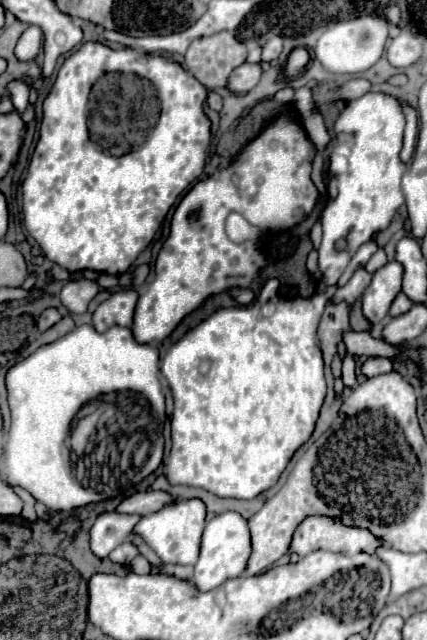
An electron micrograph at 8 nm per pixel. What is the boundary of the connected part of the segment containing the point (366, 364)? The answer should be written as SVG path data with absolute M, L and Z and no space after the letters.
M367 357L363 363L361 363L361 373L365 377L375 377L375 375L381 375L381 373L387 373L393 369L393 361L389 359L383 359L383 357Z

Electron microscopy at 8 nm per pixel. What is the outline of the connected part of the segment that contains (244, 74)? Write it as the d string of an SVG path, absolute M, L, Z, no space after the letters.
M243 63L231 73L229 89L235 93L247 93L261 81L261 75L263 75L263 69L259 63Z

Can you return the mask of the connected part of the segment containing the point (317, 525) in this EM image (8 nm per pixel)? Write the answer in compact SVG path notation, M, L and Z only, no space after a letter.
M307 517L295 531L291 549L305 557L311 551L329 549L339 553L375 553L375 549L381 545L381 539L375 539L367 529L357 527L345 527L339 521L333 521L329 517Z

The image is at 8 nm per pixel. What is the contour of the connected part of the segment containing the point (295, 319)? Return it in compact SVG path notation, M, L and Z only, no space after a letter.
M329 287L323 295L313 295L309 299L271 299L267 303L255 301L253 305L239 305L231 308L222 308L215 311L209 319L201 321L195 329L191 329L181 341L177 341L165 355L161 363L161 373L167 379L173 399L175 399L175 411L171 415L171 453L167 463L167 479L171 485L191 485L201 487L217 497L235 497L235 499L255 499L265 489L273 487L281 473L285 471L287 463L291 461L293 453L309 441L313 435L323 399L327 395L327 383L325 383L325 367L323 367L323 355L317 341L317 325L323 315L327 299L335 293L335 287Z

